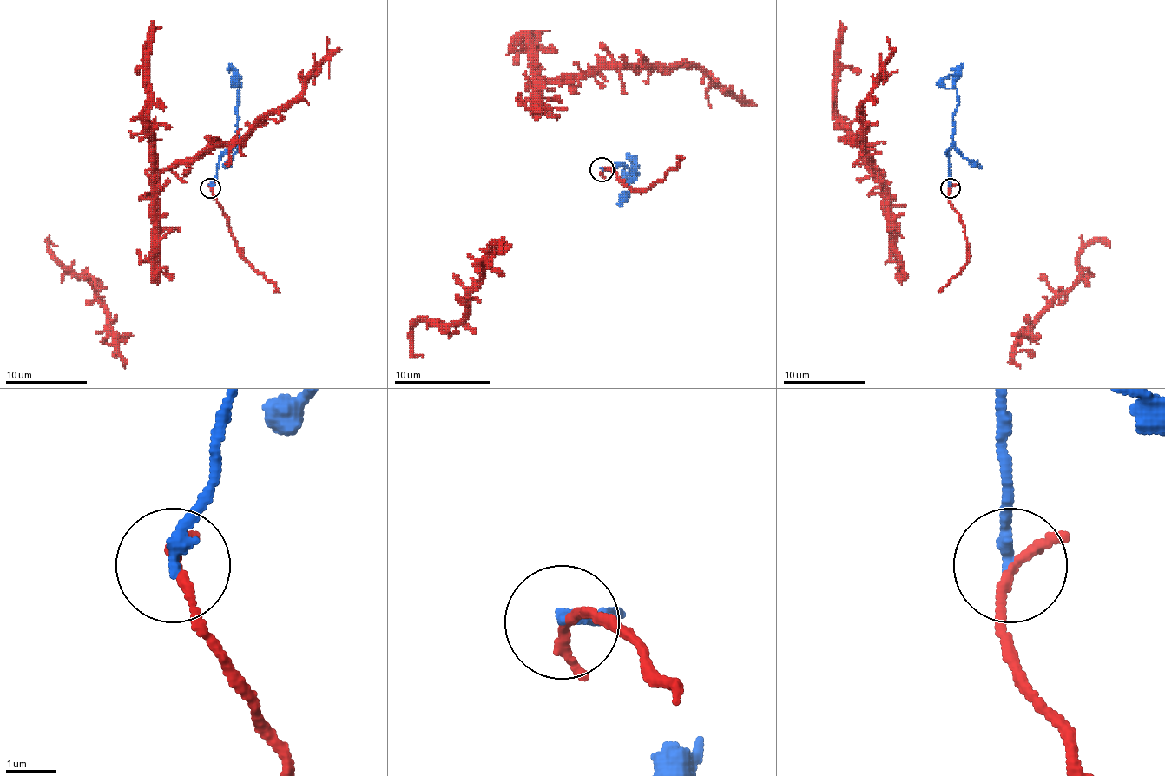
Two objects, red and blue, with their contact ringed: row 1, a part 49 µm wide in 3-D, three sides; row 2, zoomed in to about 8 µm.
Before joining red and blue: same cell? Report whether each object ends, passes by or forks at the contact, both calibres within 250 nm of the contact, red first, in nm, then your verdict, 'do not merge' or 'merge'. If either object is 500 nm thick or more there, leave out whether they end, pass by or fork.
red passes by; blue ends; calibres 180 and 260 nm; merge

